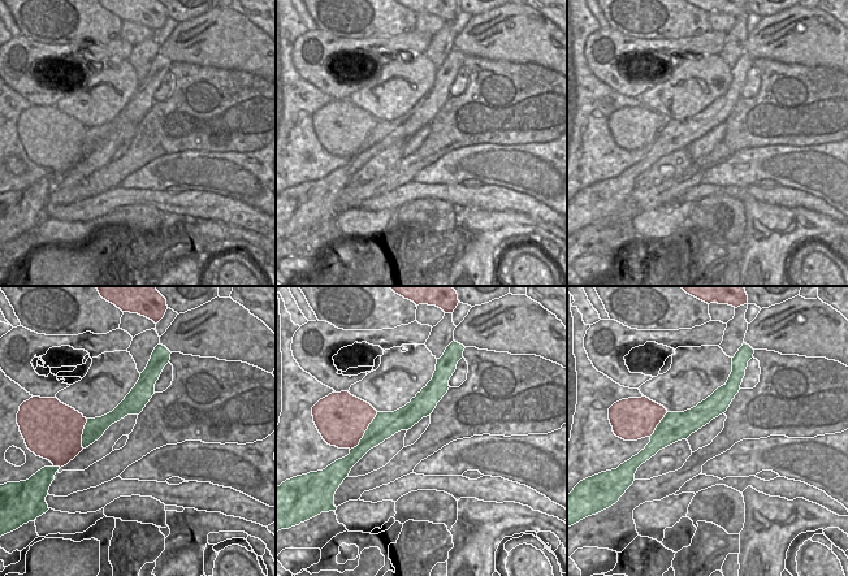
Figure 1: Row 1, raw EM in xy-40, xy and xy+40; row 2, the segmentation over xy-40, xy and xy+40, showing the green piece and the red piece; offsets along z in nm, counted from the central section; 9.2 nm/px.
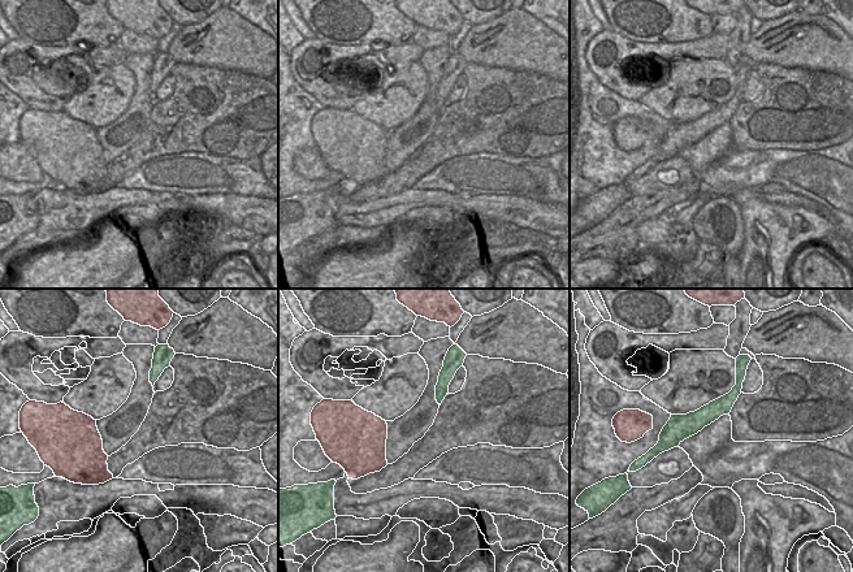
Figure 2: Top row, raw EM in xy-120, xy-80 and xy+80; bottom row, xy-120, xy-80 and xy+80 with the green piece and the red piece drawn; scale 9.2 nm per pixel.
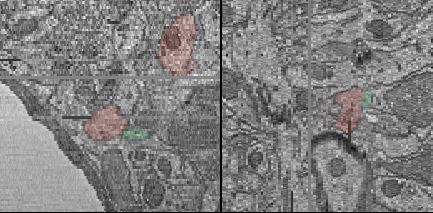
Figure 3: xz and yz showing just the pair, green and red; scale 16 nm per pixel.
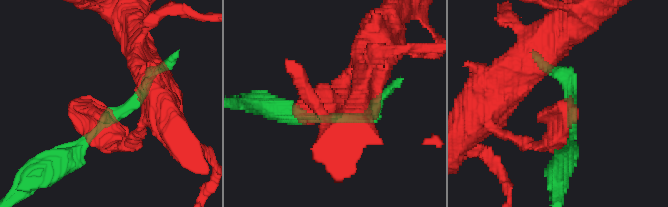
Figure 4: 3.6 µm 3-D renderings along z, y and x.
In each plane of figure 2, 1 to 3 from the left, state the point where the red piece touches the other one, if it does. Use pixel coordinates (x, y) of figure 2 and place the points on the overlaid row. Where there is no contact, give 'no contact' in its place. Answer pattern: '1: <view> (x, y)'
1: no contact
2: no contact
3: no contact

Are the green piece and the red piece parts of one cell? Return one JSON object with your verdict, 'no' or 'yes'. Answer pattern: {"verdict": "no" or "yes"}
{"verdict": "no"}

